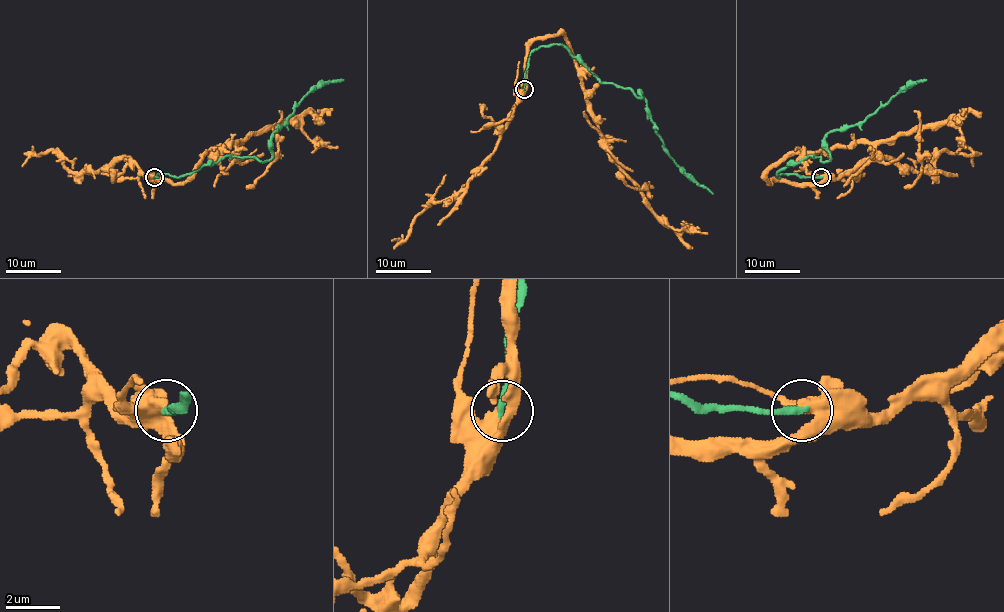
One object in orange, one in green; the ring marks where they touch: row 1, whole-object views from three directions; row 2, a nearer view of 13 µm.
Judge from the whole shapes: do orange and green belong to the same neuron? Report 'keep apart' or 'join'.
keep apart

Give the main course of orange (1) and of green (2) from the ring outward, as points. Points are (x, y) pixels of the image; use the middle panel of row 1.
1: (524, 89), (527, 48), (535, 40), (561, 33), (576, 63), (589, 114), (615, 163), (670, 226), (707, 233)
2: (524, 89), (528, 56), (541, 46), (561, 44), (601, 82), (640, 97), (641, 92), (664, 151), (712, 193)

